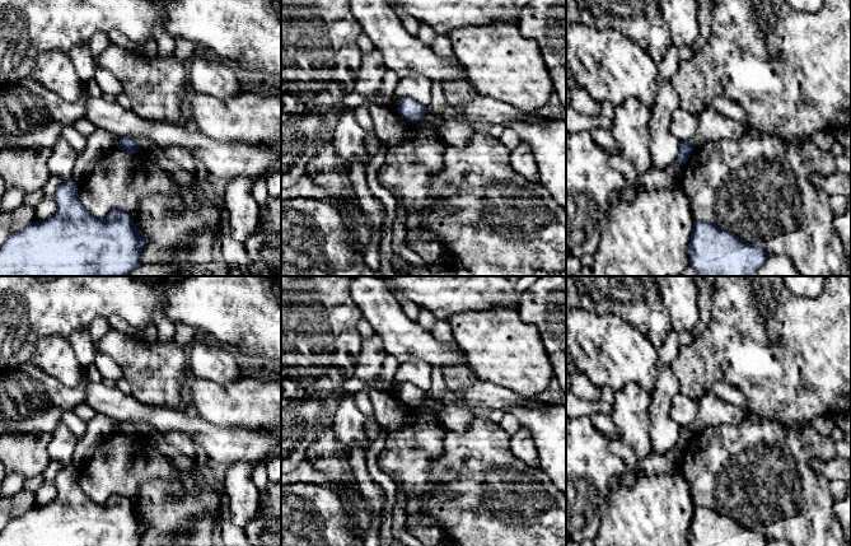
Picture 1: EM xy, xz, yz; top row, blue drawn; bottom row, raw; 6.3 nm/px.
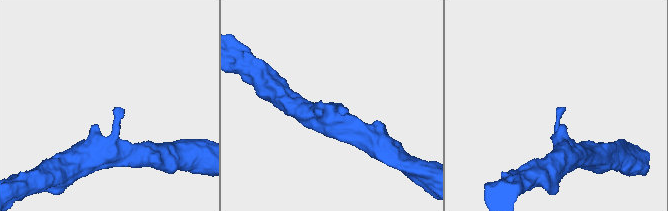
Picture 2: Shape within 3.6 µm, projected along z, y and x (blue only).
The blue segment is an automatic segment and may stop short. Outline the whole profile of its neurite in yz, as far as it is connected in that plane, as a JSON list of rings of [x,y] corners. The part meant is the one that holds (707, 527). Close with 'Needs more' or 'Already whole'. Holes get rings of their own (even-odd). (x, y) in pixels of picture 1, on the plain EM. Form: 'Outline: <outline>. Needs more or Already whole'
Outline: [[[701,505],[692,510],[689,546],[766,546],[768,540],[757,529],[748,529],[729,515]]]. Already whole

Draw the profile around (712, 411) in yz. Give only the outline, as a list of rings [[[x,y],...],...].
[[[706,396],[700,400],[698,414],[691,428],[695,433],[721,424],[739,424],[745,417],[745,410],[726,403],[716,396]]]

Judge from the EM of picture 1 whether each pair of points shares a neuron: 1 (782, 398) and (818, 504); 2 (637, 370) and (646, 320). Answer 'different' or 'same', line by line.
1: different
2: different

